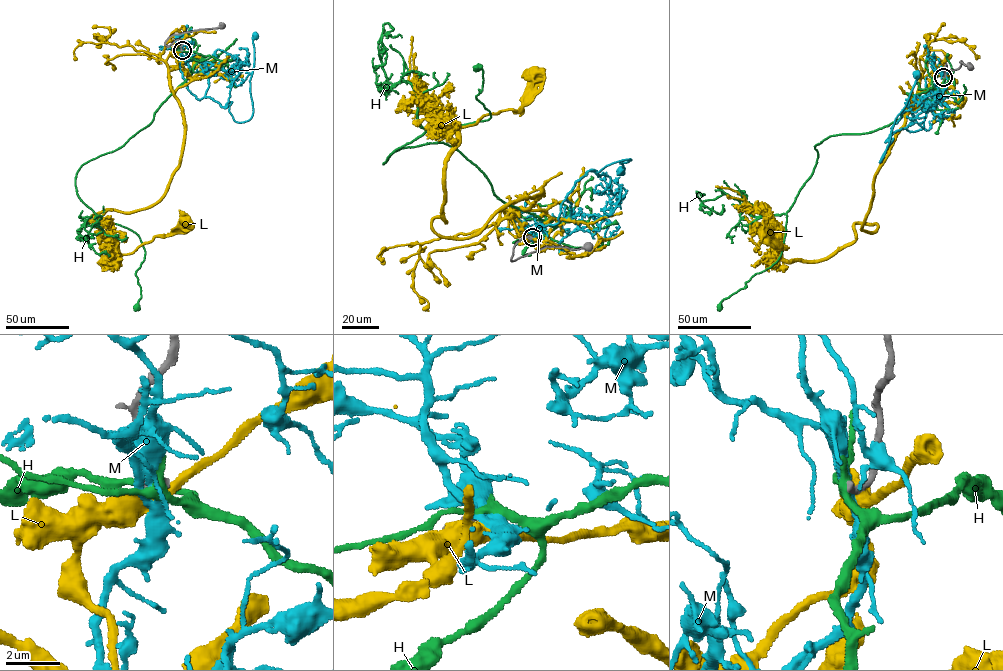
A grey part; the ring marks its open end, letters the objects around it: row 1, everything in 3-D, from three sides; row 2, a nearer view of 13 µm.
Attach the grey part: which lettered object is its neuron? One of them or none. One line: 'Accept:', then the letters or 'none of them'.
Accept: none of them

